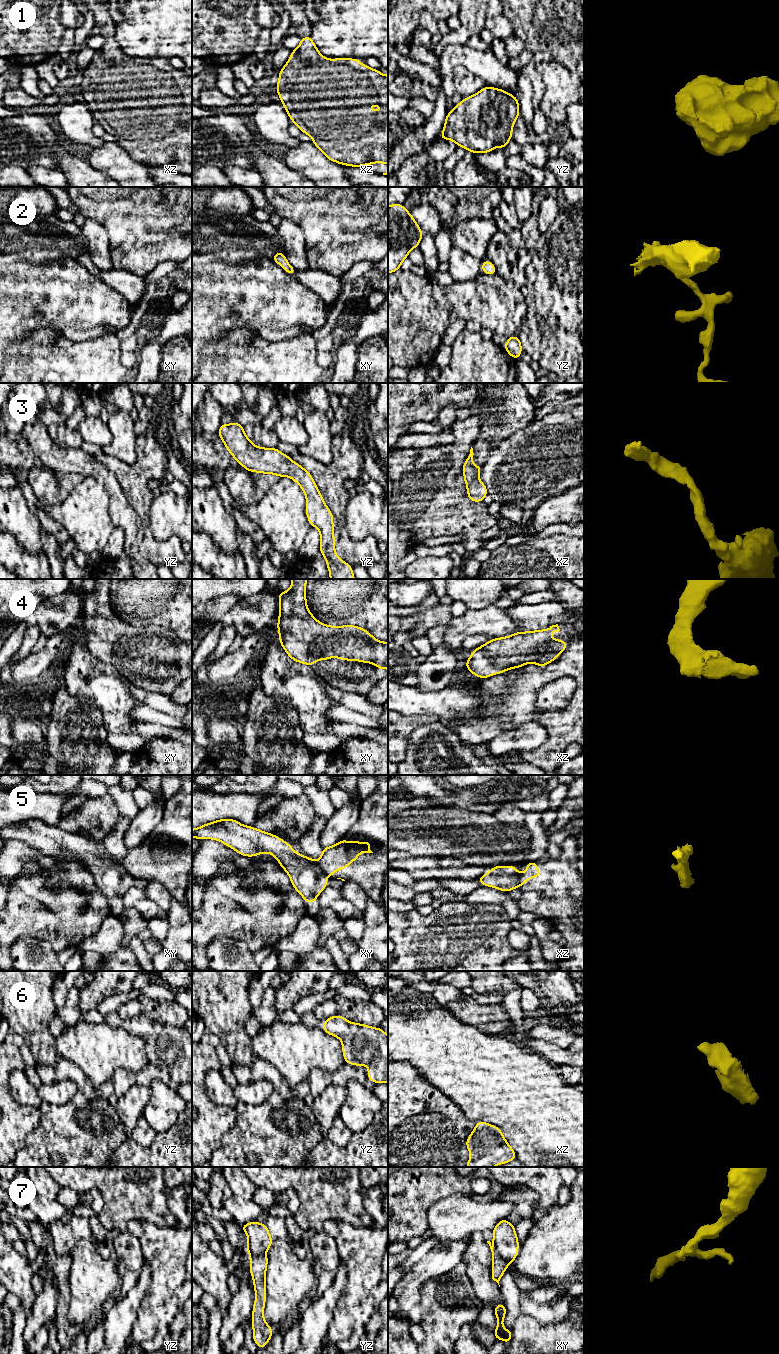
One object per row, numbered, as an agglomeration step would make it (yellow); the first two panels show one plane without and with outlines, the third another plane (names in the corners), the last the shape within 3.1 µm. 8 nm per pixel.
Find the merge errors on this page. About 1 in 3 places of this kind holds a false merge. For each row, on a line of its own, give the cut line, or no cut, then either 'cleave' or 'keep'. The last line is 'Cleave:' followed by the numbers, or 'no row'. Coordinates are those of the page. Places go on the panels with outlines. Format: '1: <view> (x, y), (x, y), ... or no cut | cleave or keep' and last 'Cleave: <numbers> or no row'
1: no cut | keep
2: no cut | keep
3: no cut | keep
4: no cut | keep
5: xy (317, 862), (325, 875) | cleave
6: no cut | keep
7: yz (264, 1252), (258, 1255), (250, 1255) | cleave
Cleave: 5, 7

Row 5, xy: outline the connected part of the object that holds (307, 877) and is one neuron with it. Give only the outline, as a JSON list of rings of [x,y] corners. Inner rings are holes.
[[[220,819],[192,829],[192,838],[214,839],[234,849],[238,854],[252,857],[272,854],[289,875],[291,884],[307,903],[314,903],[327,887],[327,878],[318,862],[296,853],[292,846],[272,833],[244,826],[237,820]]]

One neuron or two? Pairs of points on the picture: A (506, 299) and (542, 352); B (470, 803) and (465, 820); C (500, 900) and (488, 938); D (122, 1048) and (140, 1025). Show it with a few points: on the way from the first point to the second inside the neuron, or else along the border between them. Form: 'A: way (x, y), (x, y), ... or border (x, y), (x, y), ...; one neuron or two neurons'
A: border (525, 299), (525, 315), (521, 325); two neurons
B: border (453, 808), (483, 811), (485, 813); two neurons
C: border (475, 903), (496, 904), (510, 920); two neurons
D: border (110, 1026), (125, 1027), (140, 1036), (147, 1052); two neurons

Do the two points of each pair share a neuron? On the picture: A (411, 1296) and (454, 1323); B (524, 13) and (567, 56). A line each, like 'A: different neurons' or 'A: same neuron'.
A: different neurons
B: same neuron

